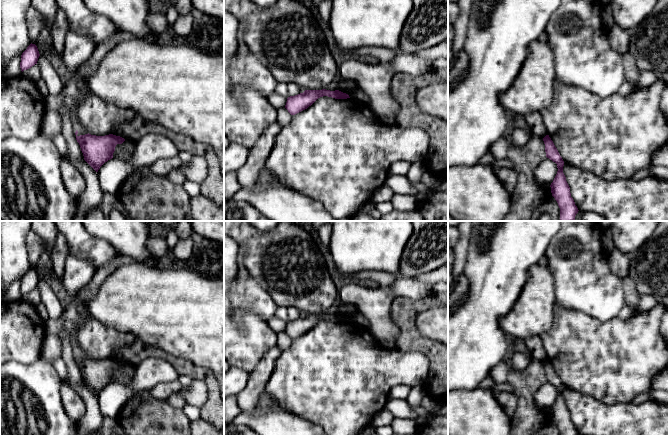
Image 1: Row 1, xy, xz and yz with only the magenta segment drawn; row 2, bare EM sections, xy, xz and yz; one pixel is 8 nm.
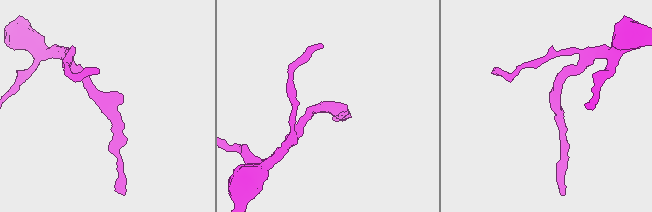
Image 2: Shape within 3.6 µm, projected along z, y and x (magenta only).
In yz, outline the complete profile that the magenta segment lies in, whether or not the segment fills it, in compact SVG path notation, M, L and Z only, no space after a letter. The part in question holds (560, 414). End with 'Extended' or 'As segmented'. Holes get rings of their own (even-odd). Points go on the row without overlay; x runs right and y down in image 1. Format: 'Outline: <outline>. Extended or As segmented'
Outline: M546 359L543 365L545 368L546 381L555 386L558 392L557 398L550 409L552 420L557 425L560 435L579 435L571 421L570 411L563 397L564 385L562 381L549 359Z. As segmented

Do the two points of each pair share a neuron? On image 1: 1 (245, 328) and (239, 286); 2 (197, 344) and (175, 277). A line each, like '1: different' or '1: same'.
1: different
2: same

